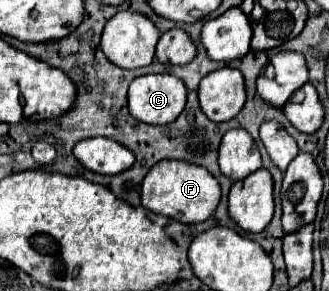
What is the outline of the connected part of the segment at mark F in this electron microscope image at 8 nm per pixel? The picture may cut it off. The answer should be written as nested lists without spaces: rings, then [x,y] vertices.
[[[162,160],[150,168],[142,182],[142,206],[154,214],[168,216],[182,224],[198,224],[212,216],[220,202],[218,180],[202,166],[180,162],[180,160]]]

